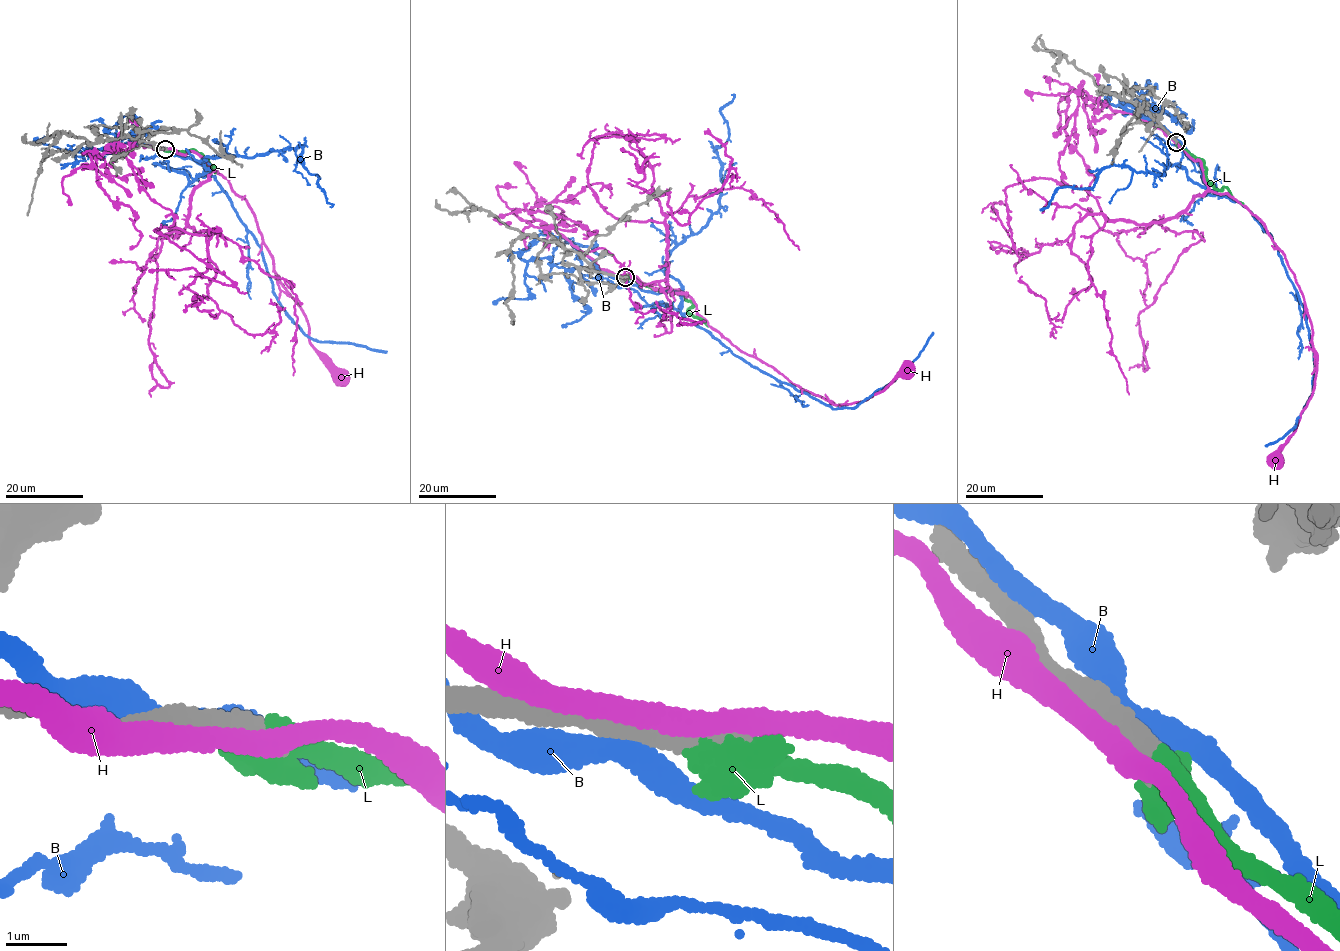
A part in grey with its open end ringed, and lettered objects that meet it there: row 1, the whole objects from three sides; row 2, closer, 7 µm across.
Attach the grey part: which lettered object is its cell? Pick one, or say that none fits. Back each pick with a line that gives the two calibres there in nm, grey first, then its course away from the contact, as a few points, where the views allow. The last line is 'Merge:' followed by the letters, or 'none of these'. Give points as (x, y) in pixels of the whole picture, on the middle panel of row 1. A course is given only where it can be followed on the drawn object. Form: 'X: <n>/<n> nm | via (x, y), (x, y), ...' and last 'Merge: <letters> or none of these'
L: 420/750 nm | via (624, 278), (633, 278), (654, 289), (681, 293), (693, 303), (688, 312), (708, 326)
Merge: L

